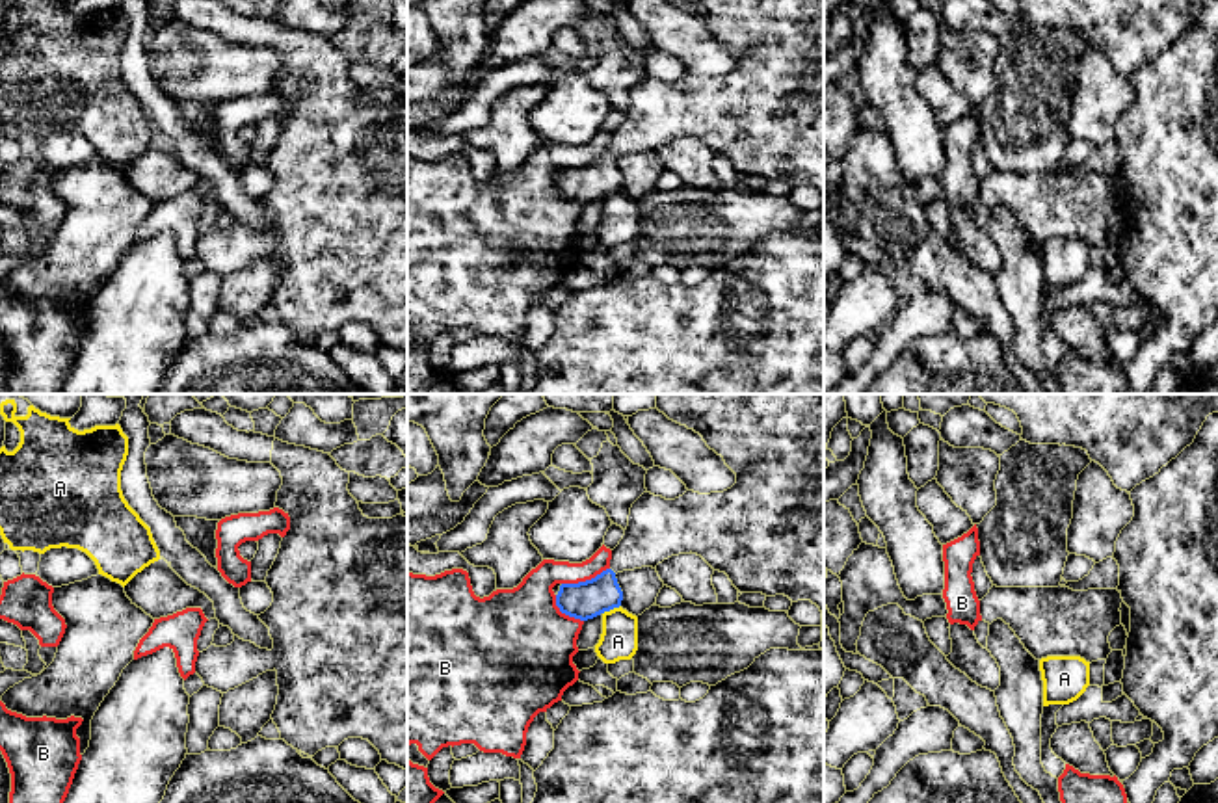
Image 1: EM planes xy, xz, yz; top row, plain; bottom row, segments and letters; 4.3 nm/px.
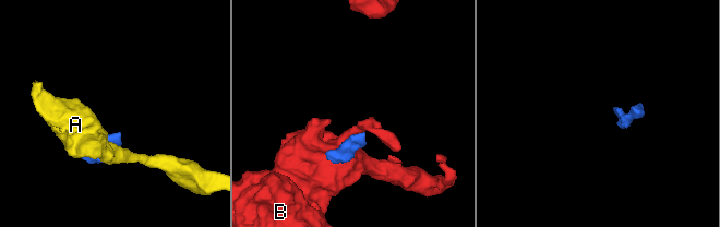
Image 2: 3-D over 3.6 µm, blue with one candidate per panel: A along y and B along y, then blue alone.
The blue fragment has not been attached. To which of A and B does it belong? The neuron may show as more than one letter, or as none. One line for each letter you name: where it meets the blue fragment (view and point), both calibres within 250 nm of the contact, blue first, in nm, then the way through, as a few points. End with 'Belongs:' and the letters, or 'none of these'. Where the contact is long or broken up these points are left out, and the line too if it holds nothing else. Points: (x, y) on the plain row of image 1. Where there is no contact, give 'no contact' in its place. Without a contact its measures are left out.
Belongs: none of these

